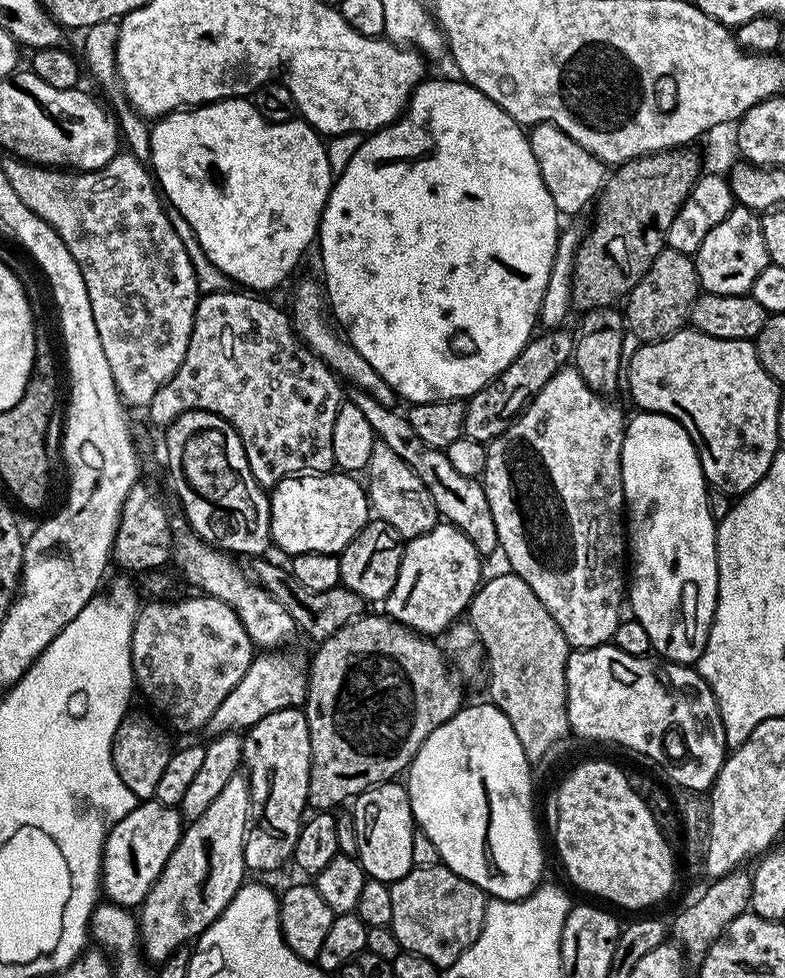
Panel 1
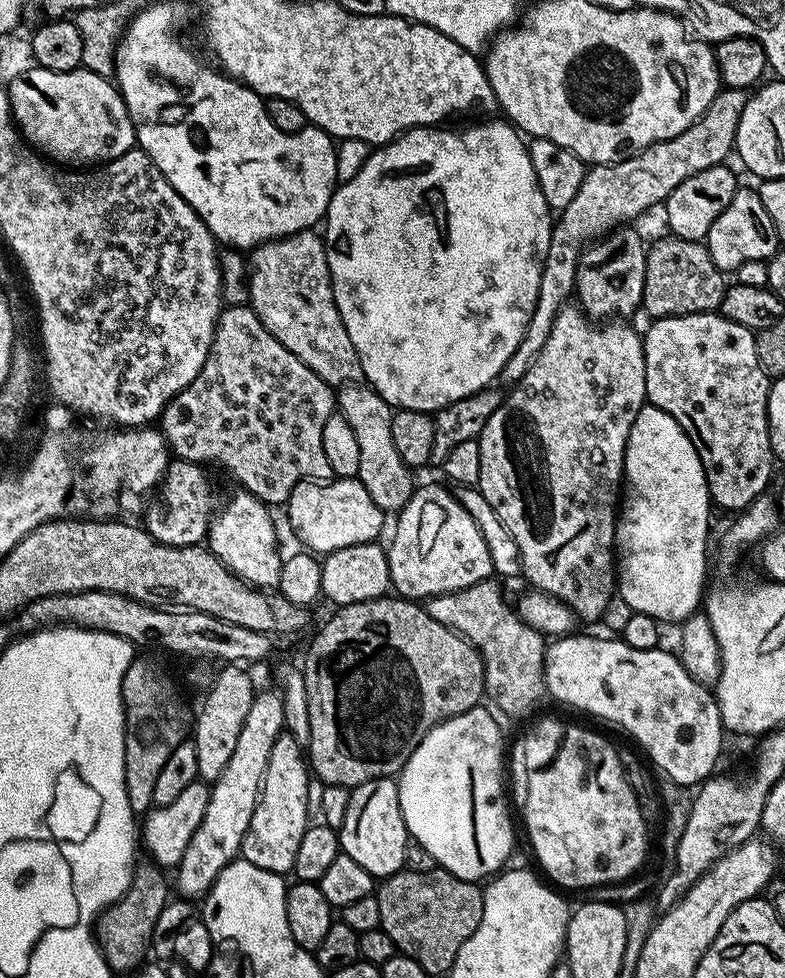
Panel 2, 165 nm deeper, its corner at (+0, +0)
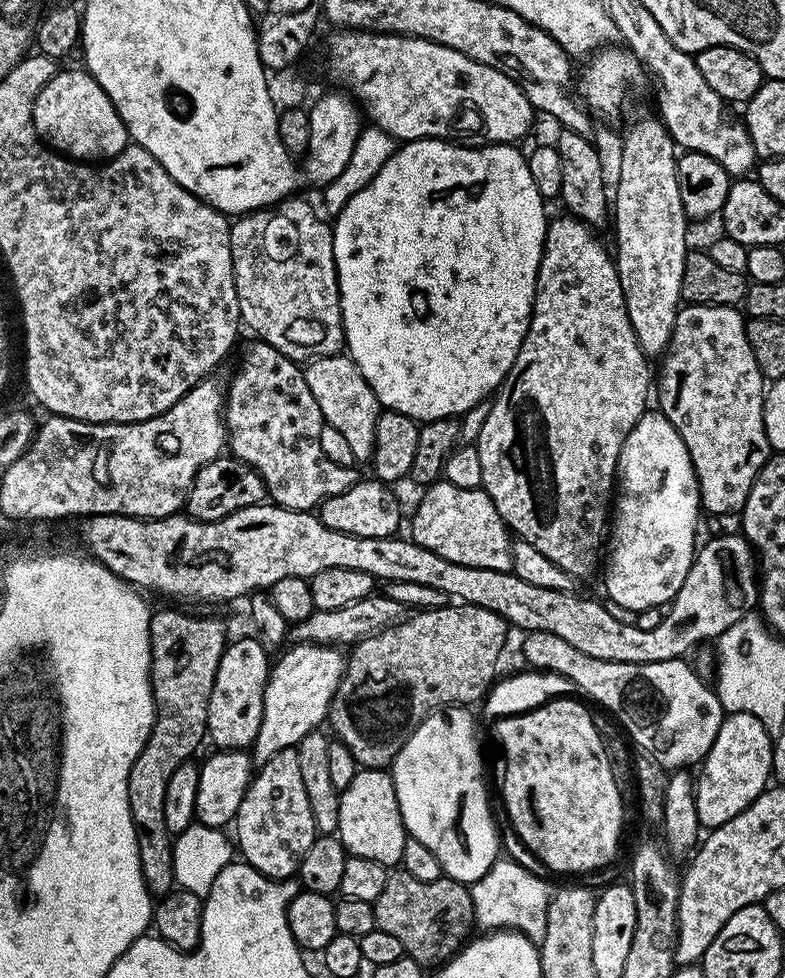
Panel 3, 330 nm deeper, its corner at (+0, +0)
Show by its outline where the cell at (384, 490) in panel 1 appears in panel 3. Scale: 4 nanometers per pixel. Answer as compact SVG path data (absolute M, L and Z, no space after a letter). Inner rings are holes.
M347 354L335 356L317 356L303 365L306 386L310 386L310 394L314 394L314 402L318 402L318 410L322 410L325 425L338 430L346 437L346 443L357 462L371 461L374 450L374 430L382 411L379 398L374 390L362 378L362 370Z

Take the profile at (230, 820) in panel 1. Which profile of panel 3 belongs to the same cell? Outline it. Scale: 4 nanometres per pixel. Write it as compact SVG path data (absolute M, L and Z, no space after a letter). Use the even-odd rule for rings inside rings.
M296 642L275 657L268 673L262 698L262 720L258 736L250 749L253 765L270 762L283 748L295 748L306 734L317 731L327 721L328 707L344 673L345 653L326 644ZM321 724L321 725L320 725Z

